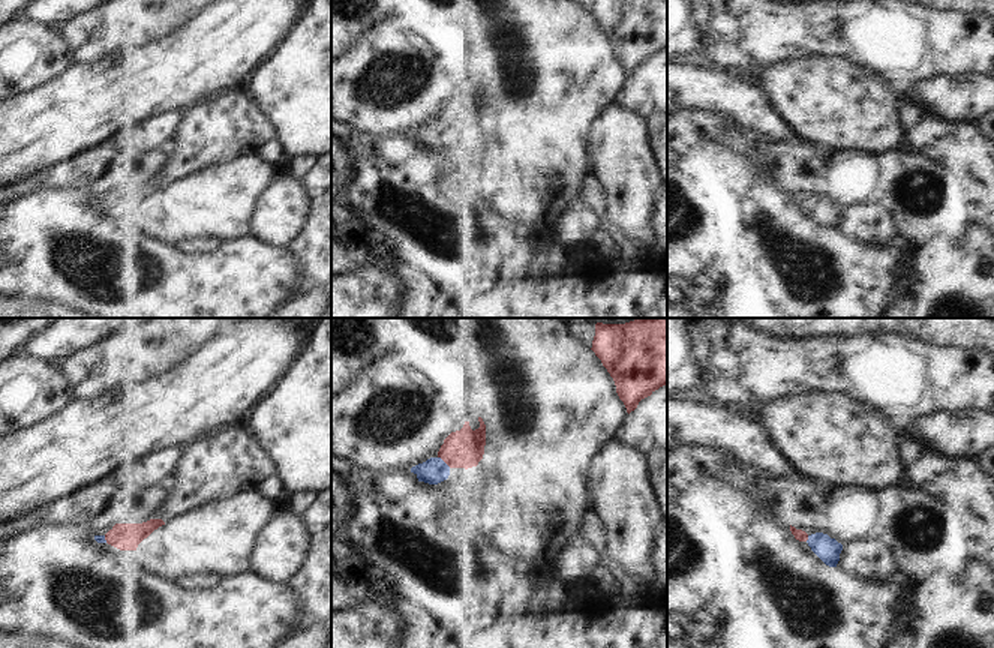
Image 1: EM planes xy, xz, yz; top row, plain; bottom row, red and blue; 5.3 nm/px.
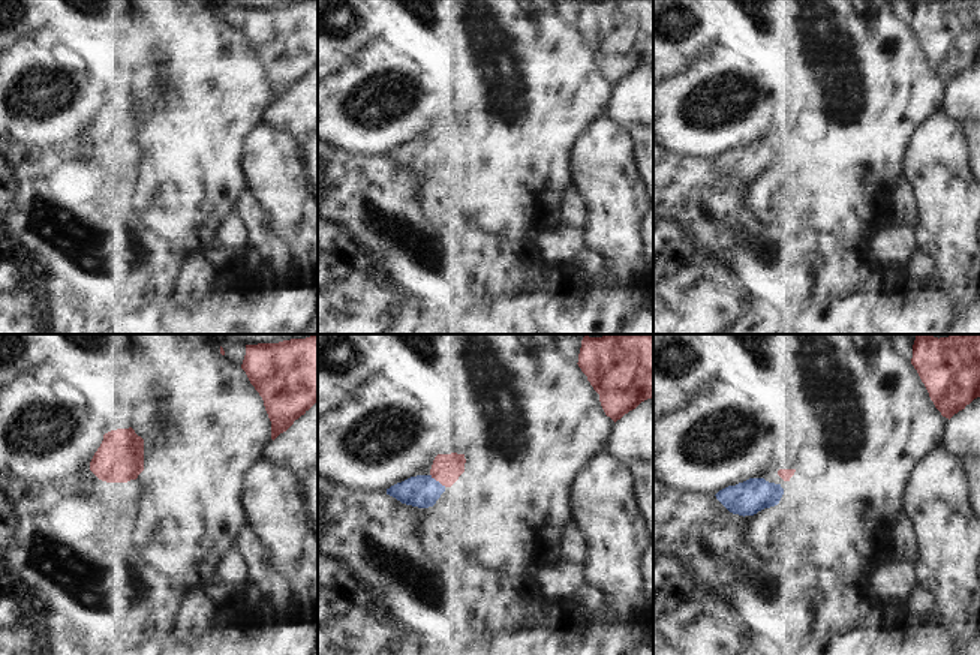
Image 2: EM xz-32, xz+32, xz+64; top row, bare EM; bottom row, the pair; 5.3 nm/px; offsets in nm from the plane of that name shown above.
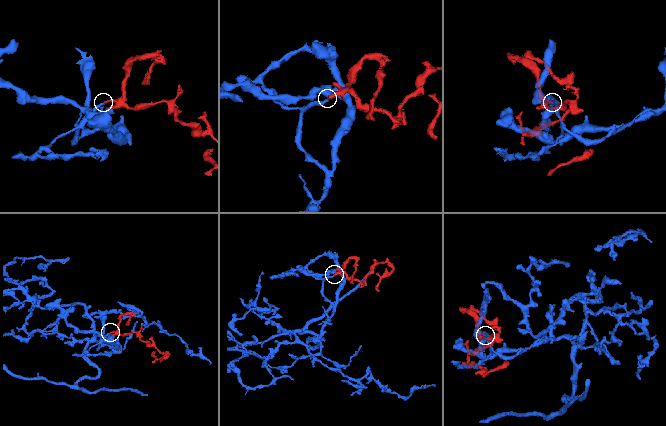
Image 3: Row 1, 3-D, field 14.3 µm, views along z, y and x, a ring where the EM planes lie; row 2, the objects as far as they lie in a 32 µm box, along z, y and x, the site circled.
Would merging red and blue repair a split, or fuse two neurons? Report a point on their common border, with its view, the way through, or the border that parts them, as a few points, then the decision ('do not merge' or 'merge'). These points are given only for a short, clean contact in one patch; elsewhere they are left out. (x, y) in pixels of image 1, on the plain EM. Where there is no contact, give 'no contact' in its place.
xz (444, 125) | across xz (462, 113), (444, 125), (432, 135) | merge

